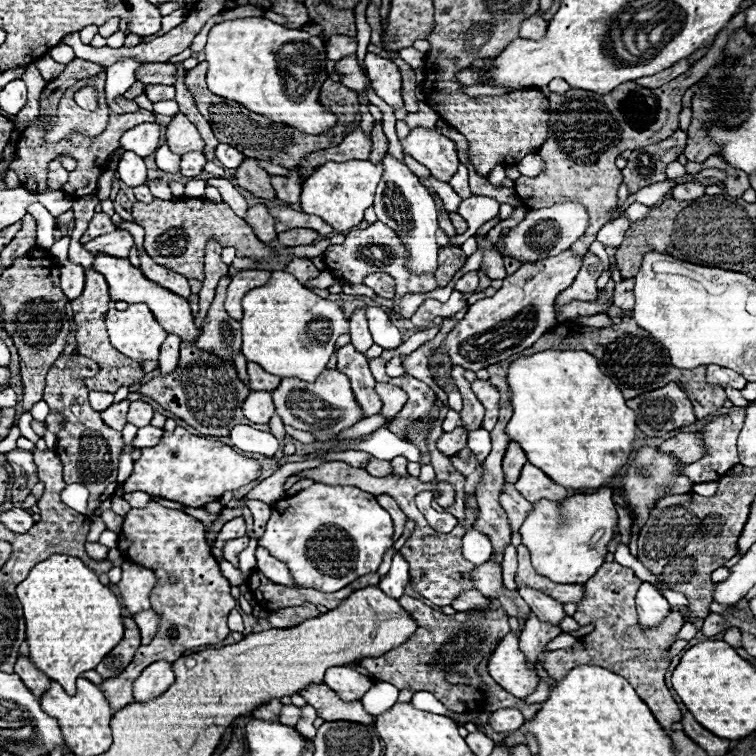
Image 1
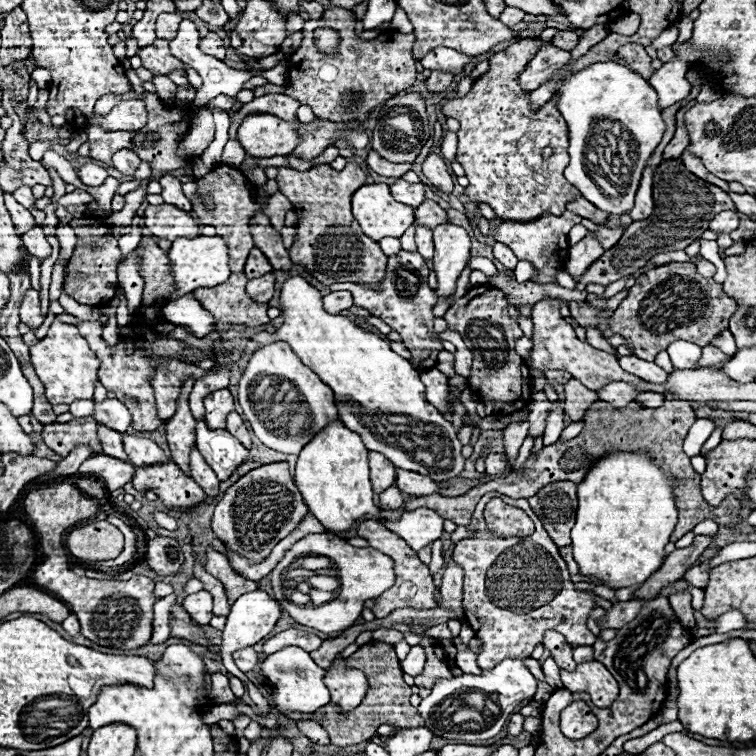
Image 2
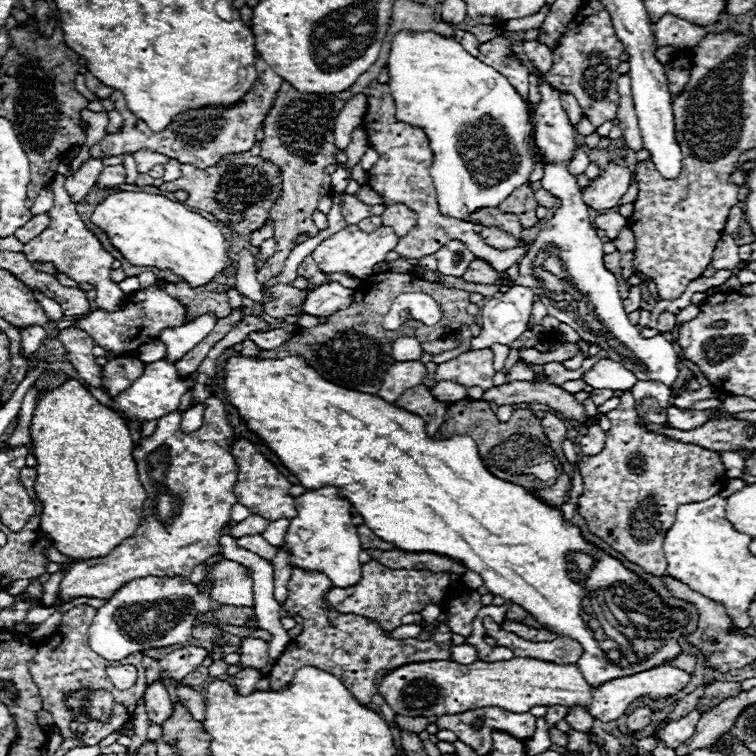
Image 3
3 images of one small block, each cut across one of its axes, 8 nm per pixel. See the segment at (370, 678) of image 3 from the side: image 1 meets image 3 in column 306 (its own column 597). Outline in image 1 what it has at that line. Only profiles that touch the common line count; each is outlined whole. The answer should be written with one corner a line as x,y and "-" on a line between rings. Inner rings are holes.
604,562
600,570
584,584
584,598
578,604
576,614
572,616
580,626
594,624
594,630
582,636
570,648
542,652
538,656
538,662
554,680
562,680
572,668
582,664
602,666
624,676
634,686
638,696
648,704
656,720
660,720
662,728
670,730
672,724
682,720
682,712
664,684
664,674
672,662
672,658
668,656
668,650
674,644
674,636
684,626
686,618
680,610
672,610
656,628
640,628
638,616
636,616
636,604
634,604
634,594
638,586
640,586
640,580
634,576
630,568
624,568
616,562

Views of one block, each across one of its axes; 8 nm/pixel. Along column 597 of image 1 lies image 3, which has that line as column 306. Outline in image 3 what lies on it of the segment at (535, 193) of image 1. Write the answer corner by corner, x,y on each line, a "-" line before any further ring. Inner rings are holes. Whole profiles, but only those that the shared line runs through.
284,82
278,90
278,96
268,112
268,116
262,122
262,130
264,130
264,140
260,142
260,156
272,164
276,164
282,172
282,192
280,198
276,200
276,204
270,208
269,218
274,224
274,240
276,240
276,254
272,256
272,260
268,260
266,264
262,264
258,268
258,282
266,284
270,278
278,276
284,270
286,258
290,256
294,242
300,234
308,234
308,238
316,236
320,230
314,226
312,214
316,212
316,204
320,198
328,196
332,192
332,182
330,182
330,174
326,174
326,166
336,164
336,144
334,144
334,122
338,112
342,110
344,102
336,96
336,94
302,94
296,88
292,88
288,82

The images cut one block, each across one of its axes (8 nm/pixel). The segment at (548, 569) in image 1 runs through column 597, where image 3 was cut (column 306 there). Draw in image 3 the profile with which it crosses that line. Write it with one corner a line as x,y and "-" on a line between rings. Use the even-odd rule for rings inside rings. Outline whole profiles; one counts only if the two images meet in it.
332,486
306,490
296,498
296,506
298,516
290,520
284,544
280,546
290,552
290,566
308,572
322,572
338,588
354,586
362,576
362,564
358,560
362,546
356,526
352,524
352,506
340,496
338,488

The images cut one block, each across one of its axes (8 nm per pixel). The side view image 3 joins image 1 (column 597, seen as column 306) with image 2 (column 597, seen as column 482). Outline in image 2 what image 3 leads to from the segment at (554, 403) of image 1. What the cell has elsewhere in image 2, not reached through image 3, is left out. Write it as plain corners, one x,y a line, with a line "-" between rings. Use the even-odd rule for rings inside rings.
612,452
598,460
598,464
592,466
592,472
588,472
578,486
578,514
572,528
572,548
574,558
580,566
580,574
598,578
604,586
614,590
642,584
644,580
648,580
648,576
652,576
652,572
656,572
664,562
664,546
670,542
670,534
676,526
678,510
672,496
674,484
674,476
664,474
642,452

